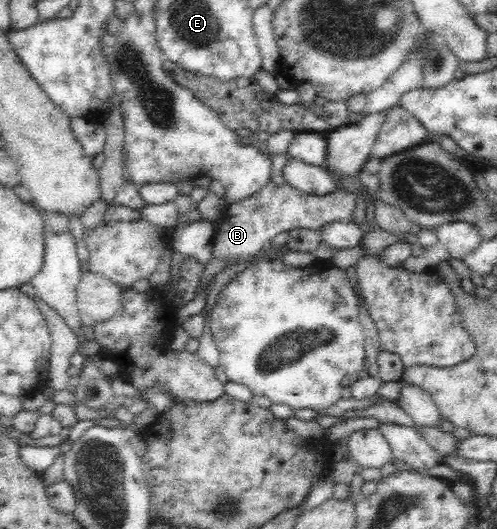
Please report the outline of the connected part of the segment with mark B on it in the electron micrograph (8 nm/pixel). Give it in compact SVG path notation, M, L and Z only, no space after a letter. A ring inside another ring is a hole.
M272 180L256 193L232 203L224 209L216 226L212 256L231 259L231 264L240 263L240 258L249 258L269 247L269 242L282 231L294 228L320 230L323 225L333 221L352 222L356 195L346 189L338 189L328 195L304 193L284 182L275 185Z

